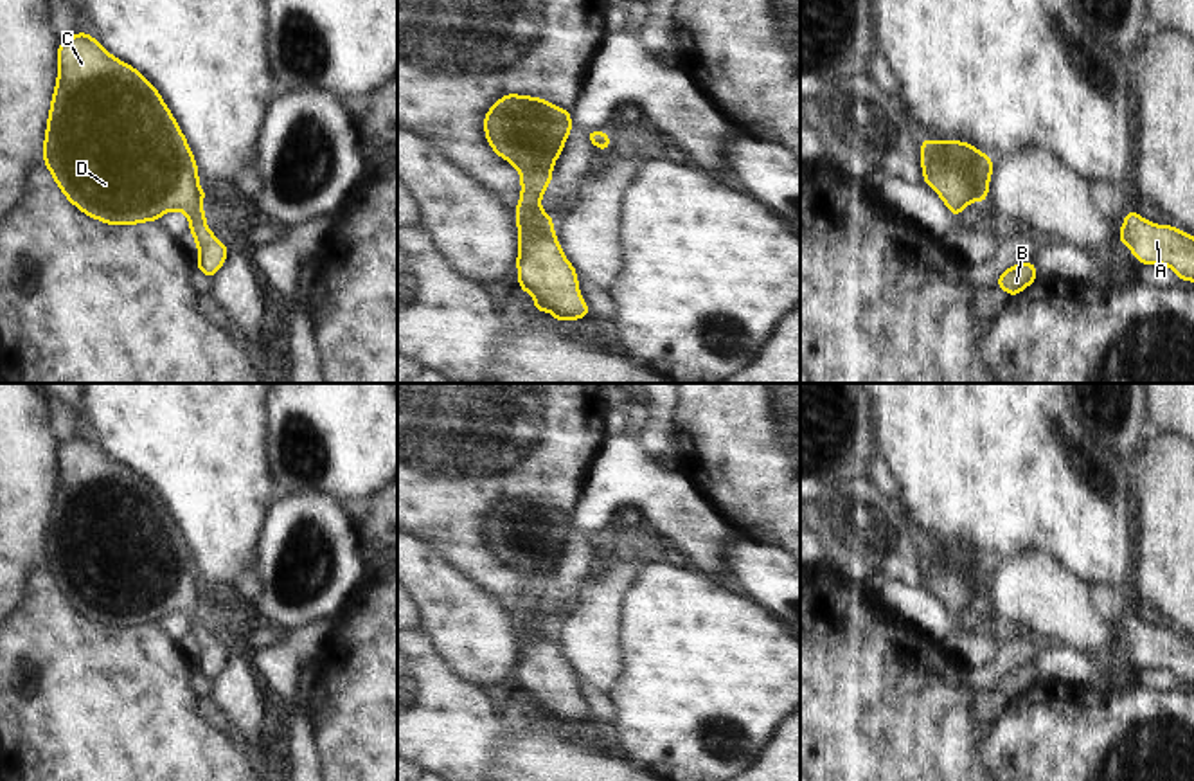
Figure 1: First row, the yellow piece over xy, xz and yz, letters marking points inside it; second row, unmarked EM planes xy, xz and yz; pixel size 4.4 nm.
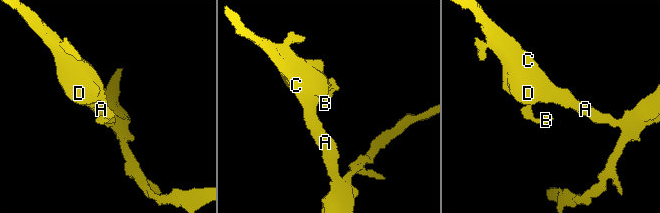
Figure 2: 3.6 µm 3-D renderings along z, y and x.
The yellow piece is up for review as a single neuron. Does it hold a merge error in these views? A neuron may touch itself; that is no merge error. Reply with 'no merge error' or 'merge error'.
no merge error

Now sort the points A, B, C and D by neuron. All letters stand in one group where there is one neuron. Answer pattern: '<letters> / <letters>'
A B C D

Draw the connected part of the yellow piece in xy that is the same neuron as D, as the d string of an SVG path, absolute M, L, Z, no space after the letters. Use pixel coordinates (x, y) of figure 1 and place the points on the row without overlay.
M81 434L58 446L43 567L67 603L88 621L138 628L158 624L167 614L183 614L198 648L196 671L212 682L227 664L228 650L205 630L207 612L196 610L209 597L198 588L194 558L171 513L149 482Z

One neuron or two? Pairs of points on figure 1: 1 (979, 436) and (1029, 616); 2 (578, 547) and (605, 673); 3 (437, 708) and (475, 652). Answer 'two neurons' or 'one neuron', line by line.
1: two neurons
2: two neurons
3: two neurons

